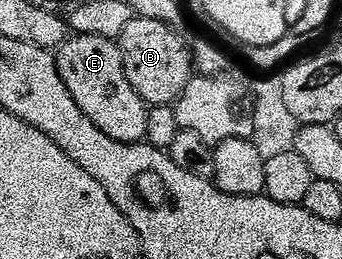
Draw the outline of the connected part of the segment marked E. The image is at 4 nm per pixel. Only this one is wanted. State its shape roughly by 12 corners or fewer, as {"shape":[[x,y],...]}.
{"shape":[[76,34],[54,51],[77,108],[118,142],[147,137],[118,41]]}

